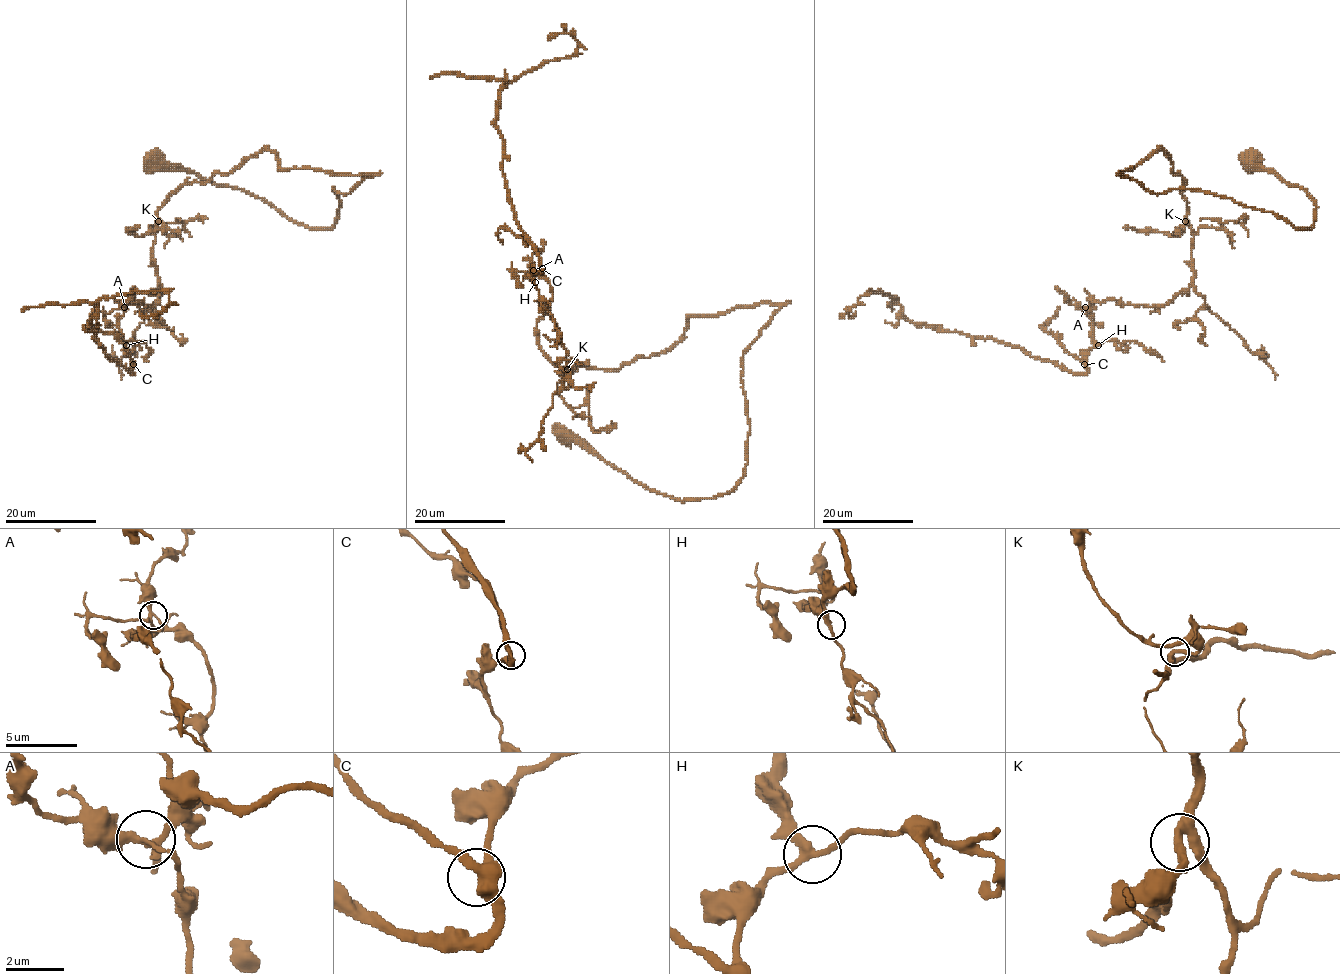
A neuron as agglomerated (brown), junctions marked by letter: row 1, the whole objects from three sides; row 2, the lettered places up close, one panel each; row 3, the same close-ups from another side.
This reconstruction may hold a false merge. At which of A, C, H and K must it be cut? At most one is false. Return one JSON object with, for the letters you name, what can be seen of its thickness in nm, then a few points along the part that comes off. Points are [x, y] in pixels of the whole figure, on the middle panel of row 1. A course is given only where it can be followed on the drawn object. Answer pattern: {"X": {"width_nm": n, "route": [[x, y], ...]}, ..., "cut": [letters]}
{"A": {"width_nm": 240, "route": [[533, 270], [533, 280], [539, 255], [508, 194], [495, 118], [505, 84], [578, 43], [547, 40]]}, "cut": ["A"]}

